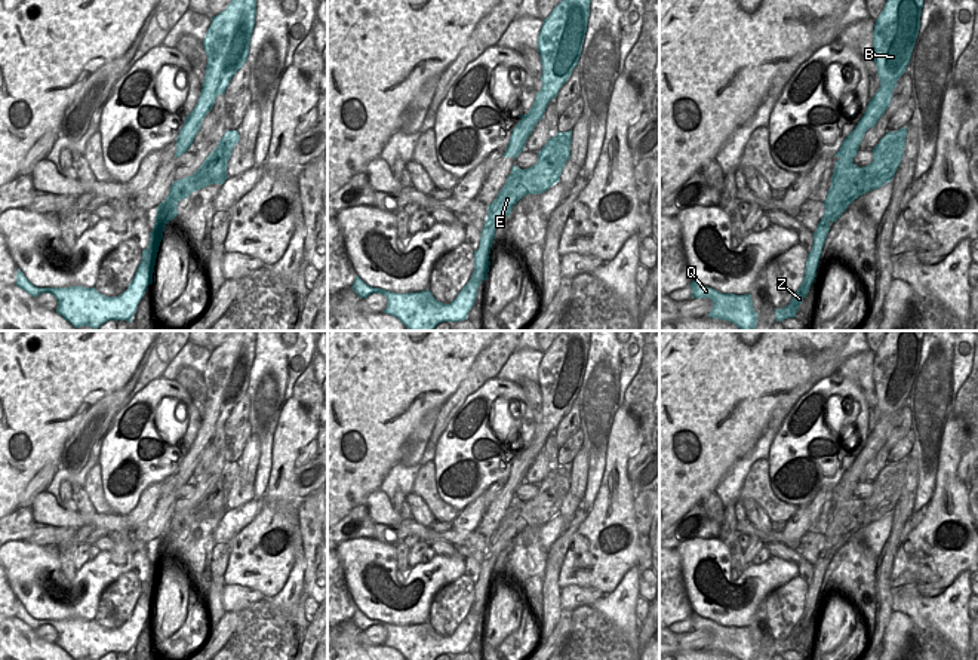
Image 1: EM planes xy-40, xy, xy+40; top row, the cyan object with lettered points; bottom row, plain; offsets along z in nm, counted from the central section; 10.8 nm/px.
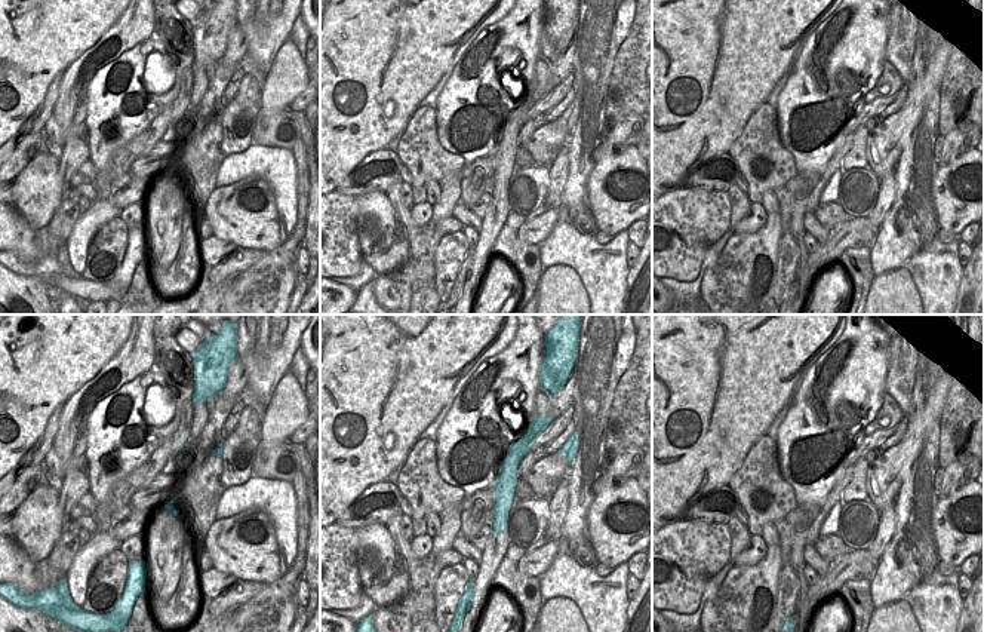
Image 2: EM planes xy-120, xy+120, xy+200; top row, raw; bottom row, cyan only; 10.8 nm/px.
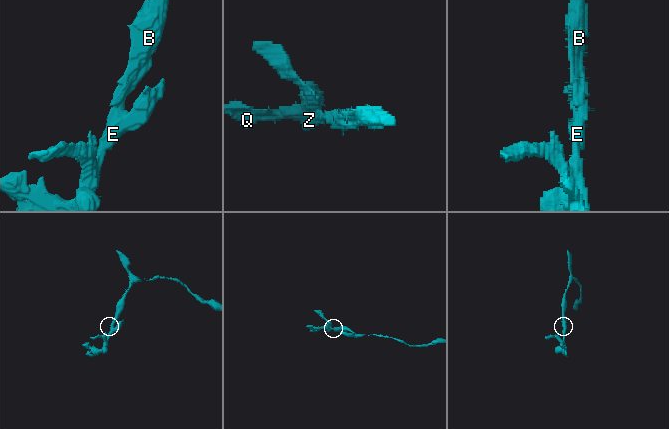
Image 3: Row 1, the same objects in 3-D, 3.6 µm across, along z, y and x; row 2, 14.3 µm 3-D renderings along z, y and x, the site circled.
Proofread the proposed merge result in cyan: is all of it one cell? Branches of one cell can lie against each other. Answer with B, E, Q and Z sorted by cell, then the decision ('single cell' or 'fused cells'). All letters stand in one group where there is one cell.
B / E Q Z | fused cells

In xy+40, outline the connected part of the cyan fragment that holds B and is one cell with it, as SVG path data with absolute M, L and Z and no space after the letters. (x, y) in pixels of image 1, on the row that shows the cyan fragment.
M888 0L882 13L876 19L873 30L873 50L874 62L877 67L877 76L880 79L880 88L876 95L870 99L867 110L855 129L845 138L840 150L834 157L836 162L831 187L824 203L828 205L831 214L830 221L836 222L840 215L848 209L848 206L855 200L851 197L849 176L846 172L852 169L854 157L858 153L859 144L865 132L876 126L877 120L885 114L892 99L894 89L896 88L898 79L905 73L905 68L910 65L911 53L916 44L916 39L920 30L920 16L922 16L923 0Z

